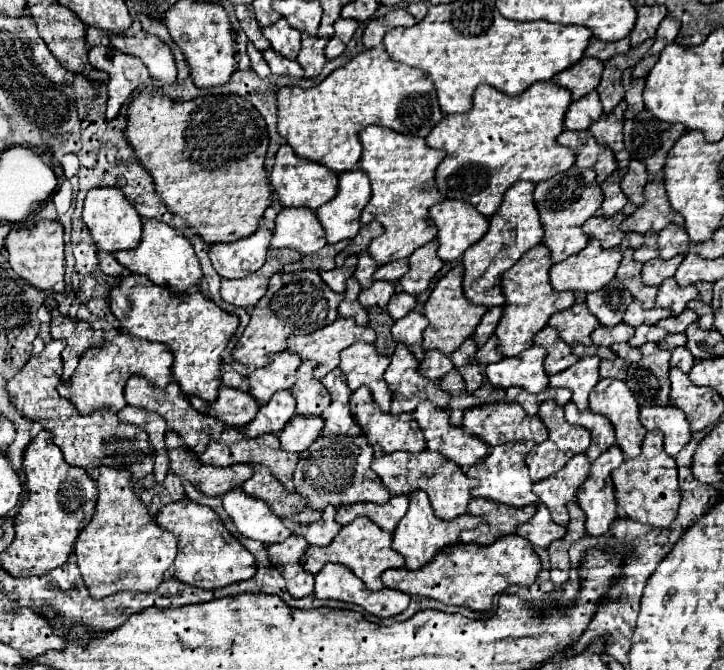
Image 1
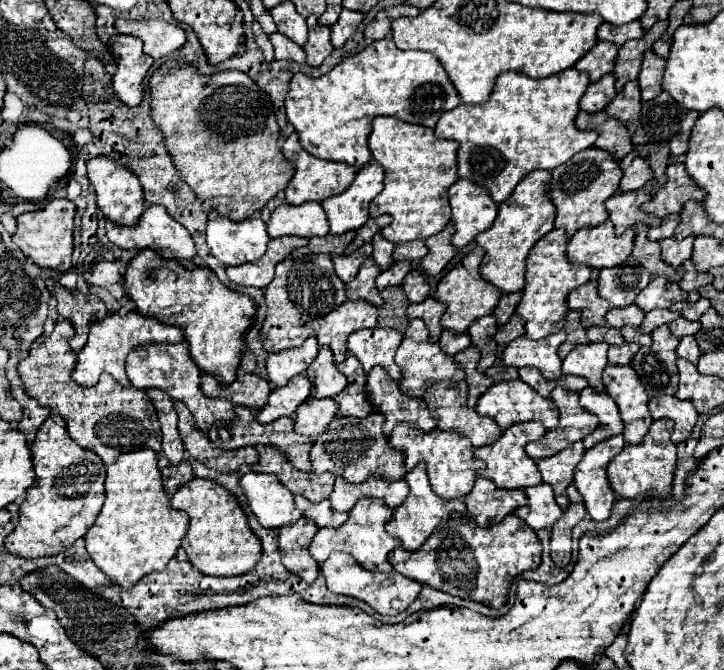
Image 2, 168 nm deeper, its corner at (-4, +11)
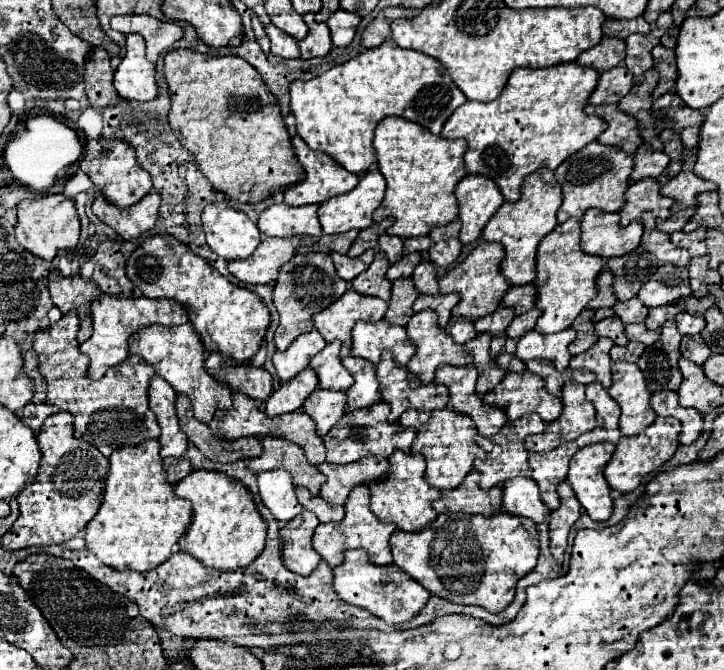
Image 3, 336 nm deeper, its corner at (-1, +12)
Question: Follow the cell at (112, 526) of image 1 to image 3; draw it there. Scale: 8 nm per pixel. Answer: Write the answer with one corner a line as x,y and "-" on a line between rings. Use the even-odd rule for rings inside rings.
159,440
113,452
109,462
103,504
85,528
87,548
113,570
147,572
171,556
173,544
189,526
191,504
173,494
159,456

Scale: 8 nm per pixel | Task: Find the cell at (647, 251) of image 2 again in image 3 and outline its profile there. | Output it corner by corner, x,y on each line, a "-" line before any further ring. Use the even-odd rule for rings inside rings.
645,230
643,240
641,240
641,248
647,250
649,254
653,254
659,264
675,264
675,266
687,266
691,256
689,252
681,250
681,248
673,248
669,234
663,234
659,230

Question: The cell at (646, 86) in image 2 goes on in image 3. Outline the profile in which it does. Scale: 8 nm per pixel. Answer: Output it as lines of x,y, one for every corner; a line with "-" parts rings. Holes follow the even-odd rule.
657,44
651,50
651,54
653,54
655,70
659,70
659,76
661,76
661,80
657,82
657,88
653,92
653,96
657,98
657,96
661,96
661,94
665,94
665,92
669,92
673,88
673,80
677,78
677,68
673,68
673,60
675,60
673,50

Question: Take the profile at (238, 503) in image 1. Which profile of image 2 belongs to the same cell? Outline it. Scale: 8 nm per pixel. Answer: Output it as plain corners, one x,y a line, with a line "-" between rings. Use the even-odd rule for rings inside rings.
248,471
240,477
240,485
248,497
250,509
266,527
280,529
302,517
294,505
294,495
274,475

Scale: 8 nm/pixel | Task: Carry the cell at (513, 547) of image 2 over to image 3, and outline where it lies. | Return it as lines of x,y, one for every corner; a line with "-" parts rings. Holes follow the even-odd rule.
499,512
499,516
491,518
471,514
439,514
435,522
421,532
395,532
389,544
393,564
423,584
431,594
455,604
475,604
489,612
501,612
511,604
517,580
535,568
539,556
539,536
535,522
509,512

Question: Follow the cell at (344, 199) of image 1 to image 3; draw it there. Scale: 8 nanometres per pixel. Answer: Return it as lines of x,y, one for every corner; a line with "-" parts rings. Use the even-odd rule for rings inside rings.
373,168
365,172
359,184
341,196
319,204
319,222
325,234
341,234
347,230
363,230
373,224
371,214
385,194
385,178

